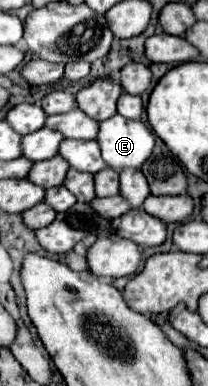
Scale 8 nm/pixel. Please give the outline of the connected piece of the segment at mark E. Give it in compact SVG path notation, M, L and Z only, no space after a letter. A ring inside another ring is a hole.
M113 115L101 121L97 143L101 147L103 161L121 171L125 167L141 167L155 147L155 135L141 123L121 115Z

